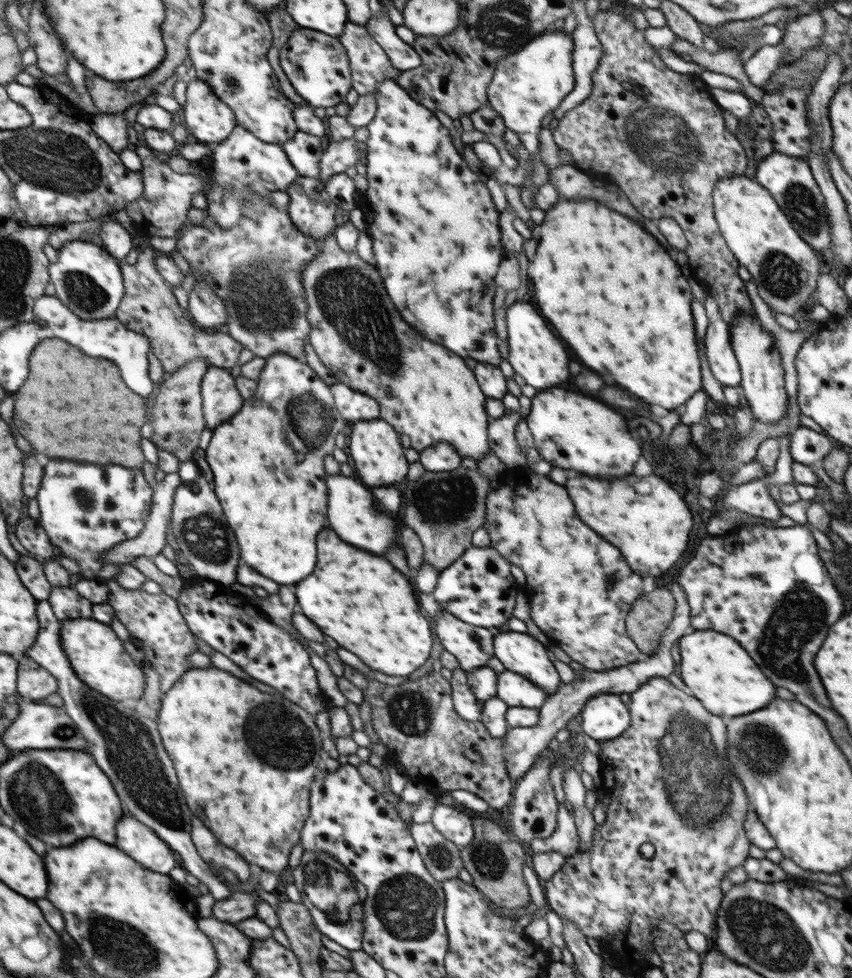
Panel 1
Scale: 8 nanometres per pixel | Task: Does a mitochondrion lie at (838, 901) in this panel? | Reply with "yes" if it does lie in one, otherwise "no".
no

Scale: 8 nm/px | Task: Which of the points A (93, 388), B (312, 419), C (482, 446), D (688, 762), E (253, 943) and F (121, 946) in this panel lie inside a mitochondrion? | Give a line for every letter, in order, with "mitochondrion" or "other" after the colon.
A: other
B: mitochondrion
C: other
D: mitochondrion
E: other
F: mitochondrion

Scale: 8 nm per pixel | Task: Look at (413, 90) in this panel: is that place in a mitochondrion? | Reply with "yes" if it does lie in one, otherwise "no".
no

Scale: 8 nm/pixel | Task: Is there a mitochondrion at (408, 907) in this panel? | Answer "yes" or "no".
yes

